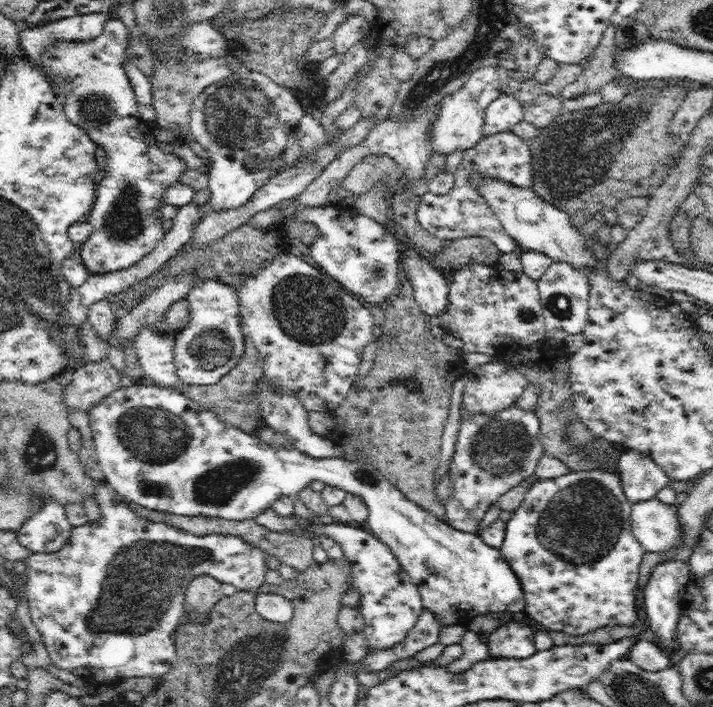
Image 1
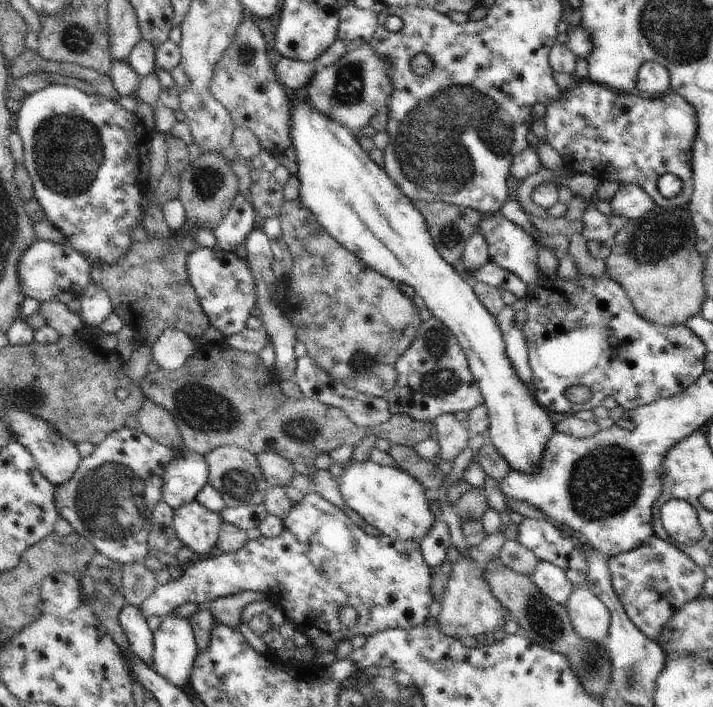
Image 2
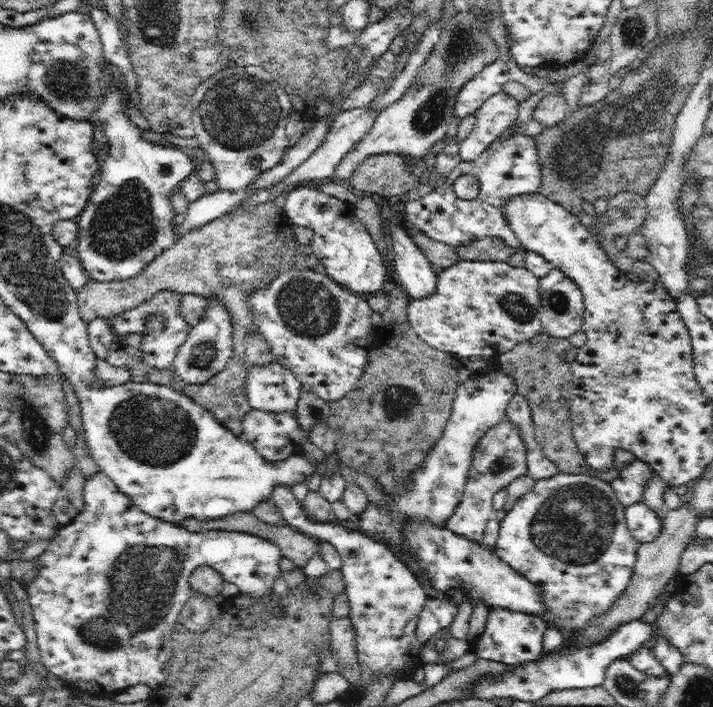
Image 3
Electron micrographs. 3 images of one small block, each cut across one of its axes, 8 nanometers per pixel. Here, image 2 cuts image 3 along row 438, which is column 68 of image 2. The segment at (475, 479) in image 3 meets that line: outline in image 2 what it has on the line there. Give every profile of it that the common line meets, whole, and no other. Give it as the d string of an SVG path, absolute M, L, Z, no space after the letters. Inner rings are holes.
M126 426L111 432L88 457L83 458L68 482L55 486L55 505L58 514L66 519L76 533L87 538L102 554L121 563L143 561L148 556L149 532L153 508L161 501L163 476L173 459L186 450L166 448L144 434L140 428Z

